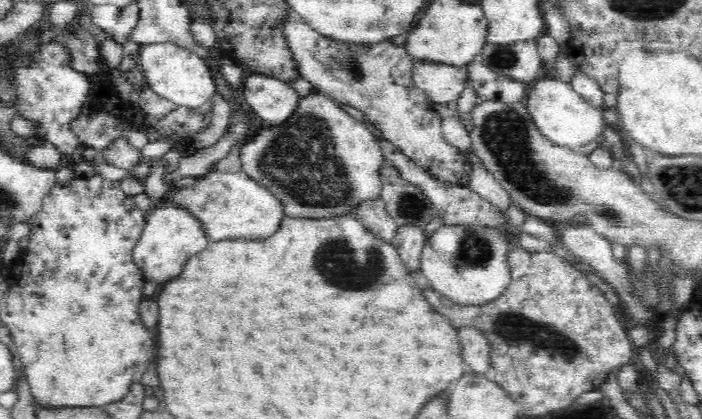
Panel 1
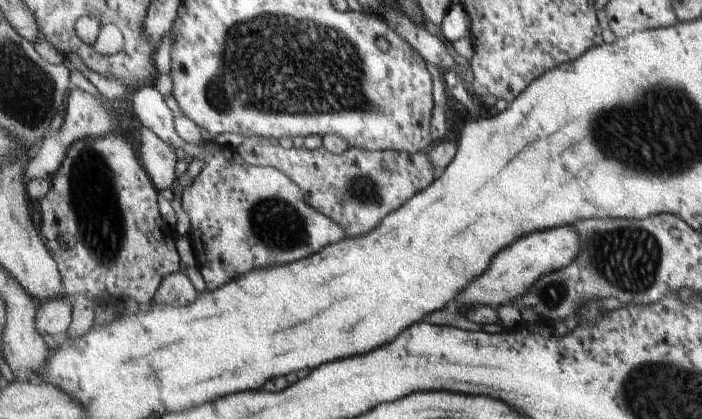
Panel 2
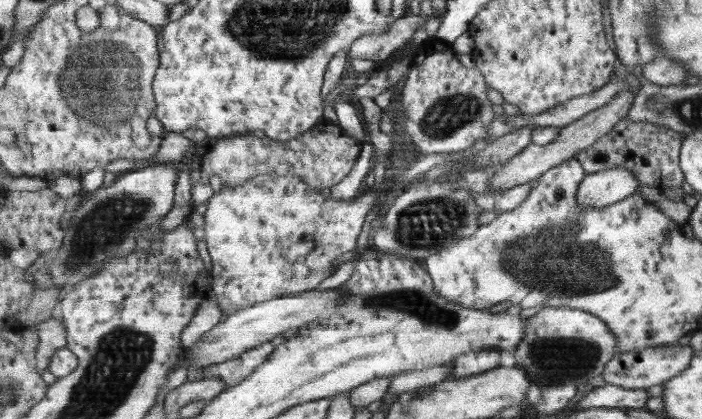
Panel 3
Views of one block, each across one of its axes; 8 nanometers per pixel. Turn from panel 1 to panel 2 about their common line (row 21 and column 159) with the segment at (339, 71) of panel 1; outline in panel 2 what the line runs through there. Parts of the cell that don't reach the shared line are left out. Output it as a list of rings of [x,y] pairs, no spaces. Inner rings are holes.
[[[184,271],[170,274],[162,282],[154,301],[157,304],[168,304],[173,306],[187,306],[195,302],[199,292],[195,290],[193,282],[189,280]]]

